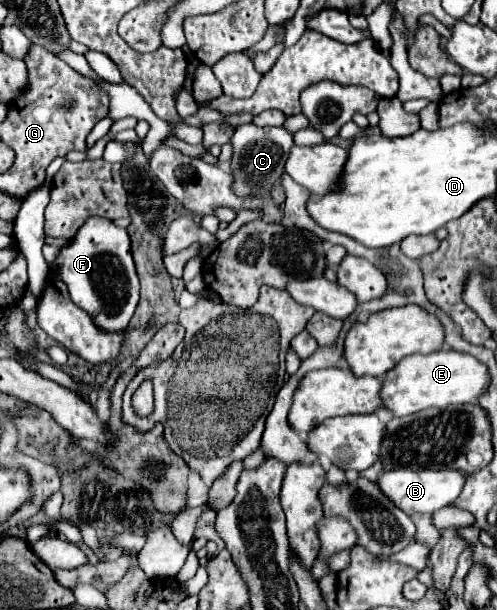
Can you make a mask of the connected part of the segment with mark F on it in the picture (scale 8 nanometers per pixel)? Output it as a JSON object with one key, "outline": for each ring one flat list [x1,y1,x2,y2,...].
{"outline":[[89,218,77,236,59,248,59,254,49,268,59,274,67,284,71,300,93,318,99,330,109,334,125,330,139,300,139,280,131,258,127,230,117,228,107,218]]}

